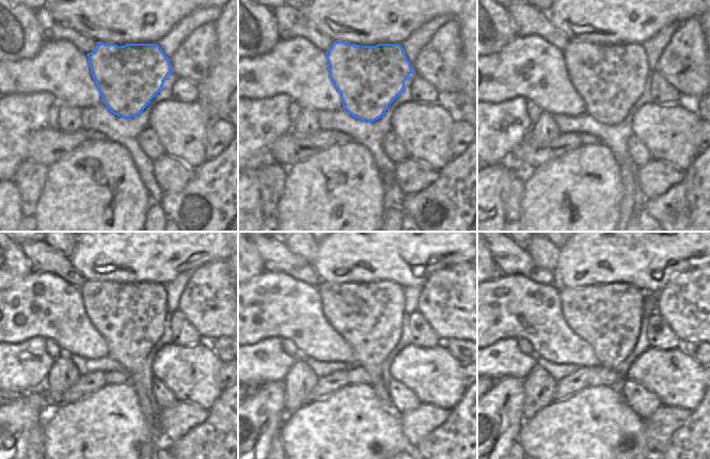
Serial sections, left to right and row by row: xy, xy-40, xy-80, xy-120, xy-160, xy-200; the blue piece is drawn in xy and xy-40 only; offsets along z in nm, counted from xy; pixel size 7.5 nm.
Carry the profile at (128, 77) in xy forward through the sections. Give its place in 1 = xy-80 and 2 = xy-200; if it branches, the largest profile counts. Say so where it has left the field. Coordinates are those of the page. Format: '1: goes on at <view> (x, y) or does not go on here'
1: goes on at xy-80 (610, 78)
2: goes on at xy-200 (609, 317)

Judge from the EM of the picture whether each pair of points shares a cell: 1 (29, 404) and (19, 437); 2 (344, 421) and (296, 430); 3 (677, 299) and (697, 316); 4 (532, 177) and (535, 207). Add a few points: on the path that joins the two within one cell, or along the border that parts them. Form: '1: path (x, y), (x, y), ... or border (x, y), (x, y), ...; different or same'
1: path (24, 412), (19, 416), (19, 428); same
2: path (332, 430), (308, 430); same
3: path (682, 302), (692, 311); same
4: path (535, 185), (535, 200); same

